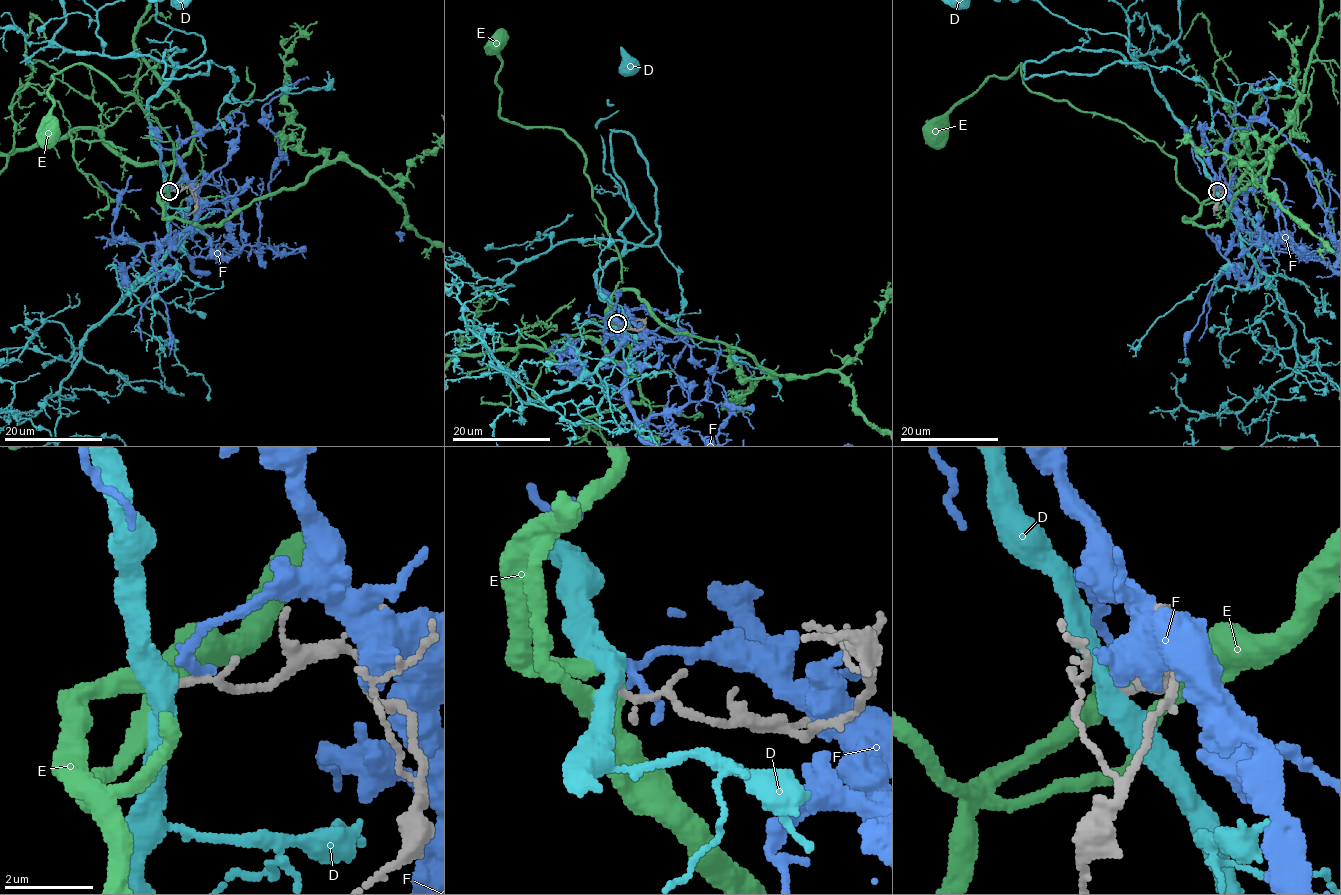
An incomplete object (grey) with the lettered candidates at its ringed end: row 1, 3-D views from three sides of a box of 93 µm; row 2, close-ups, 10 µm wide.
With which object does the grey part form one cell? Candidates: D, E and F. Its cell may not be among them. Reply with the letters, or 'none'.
D

